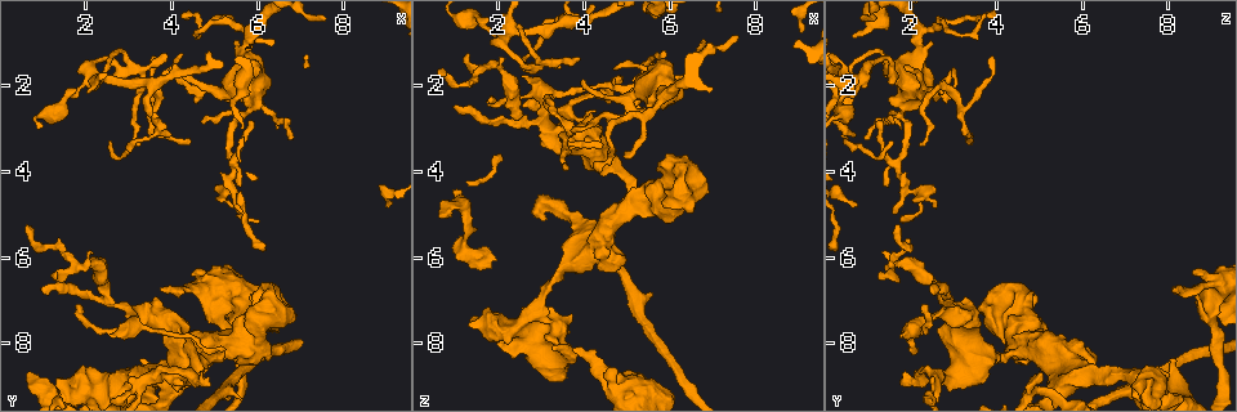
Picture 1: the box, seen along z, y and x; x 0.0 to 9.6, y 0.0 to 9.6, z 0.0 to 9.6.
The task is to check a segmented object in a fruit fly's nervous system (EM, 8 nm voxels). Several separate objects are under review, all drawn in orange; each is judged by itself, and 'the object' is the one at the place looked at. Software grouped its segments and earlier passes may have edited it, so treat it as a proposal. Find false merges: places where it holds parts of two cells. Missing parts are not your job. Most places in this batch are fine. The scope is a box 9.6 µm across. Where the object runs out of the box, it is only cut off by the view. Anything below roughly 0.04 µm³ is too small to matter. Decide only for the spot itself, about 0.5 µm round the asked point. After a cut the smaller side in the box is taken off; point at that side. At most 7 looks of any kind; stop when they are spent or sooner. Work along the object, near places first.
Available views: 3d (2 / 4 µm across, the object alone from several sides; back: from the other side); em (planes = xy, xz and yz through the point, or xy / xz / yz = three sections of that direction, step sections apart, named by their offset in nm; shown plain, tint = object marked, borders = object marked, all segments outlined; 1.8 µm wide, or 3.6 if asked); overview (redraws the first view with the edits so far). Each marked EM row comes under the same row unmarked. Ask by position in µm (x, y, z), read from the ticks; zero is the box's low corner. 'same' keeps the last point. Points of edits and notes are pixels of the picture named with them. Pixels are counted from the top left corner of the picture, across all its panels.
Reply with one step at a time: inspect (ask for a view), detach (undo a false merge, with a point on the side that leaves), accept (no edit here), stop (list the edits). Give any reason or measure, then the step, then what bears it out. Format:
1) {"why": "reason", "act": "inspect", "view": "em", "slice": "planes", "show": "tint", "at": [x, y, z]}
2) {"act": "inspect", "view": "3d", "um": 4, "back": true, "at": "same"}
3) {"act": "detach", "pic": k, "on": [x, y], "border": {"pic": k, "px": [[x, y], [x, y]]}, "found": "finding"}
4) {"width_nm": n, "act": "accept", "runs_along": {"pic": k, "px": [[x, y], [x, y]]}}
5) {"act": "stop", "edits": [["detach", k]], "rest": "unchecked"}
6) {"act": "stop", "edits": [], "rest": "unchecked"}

{"why": "calibre changes", "act": "inspect", "view": "3d", "um": 4, "back": true, "at": [5.10, 8.20, 4.55]}

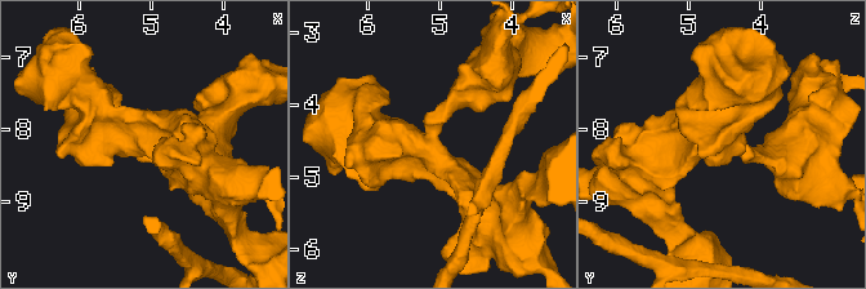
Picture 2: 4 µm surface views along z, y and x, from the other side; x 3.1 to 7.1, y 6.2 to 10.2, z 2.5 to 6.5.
{"act": "inspect", "view": "em", "slice": "planes", "show": "tint", "at": [5.15, 8.25, 4.60]}

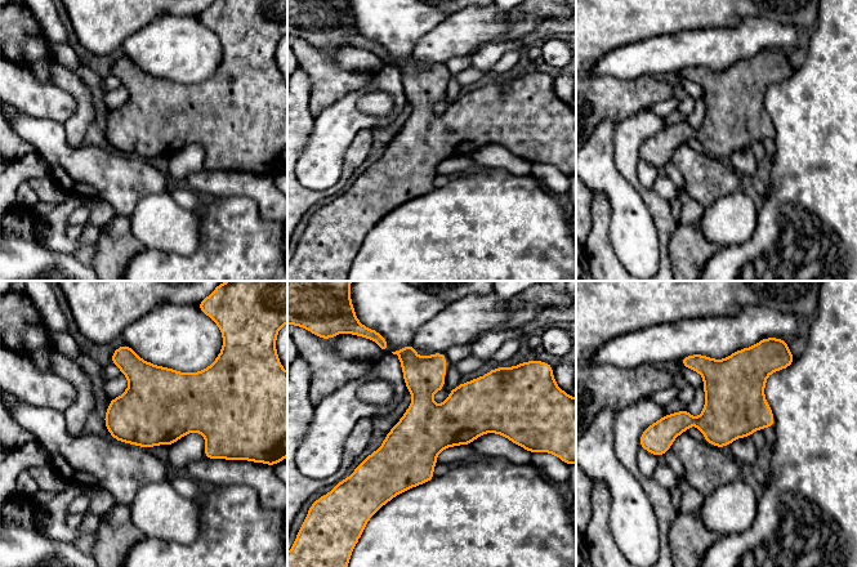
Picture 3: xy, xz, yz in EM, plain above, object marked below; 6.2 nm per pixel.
{"act": "accept", "runs_along": {"pic": 3, "px": [[509, 419], [434, 427], [366, 465]]}, "found": "continuous, no second cell"}

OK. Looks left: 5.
{"why": "sharp bend", "act": "inspect", "view": "3d", "um": 4, "at": [5.05, 6.60, 9.10]}

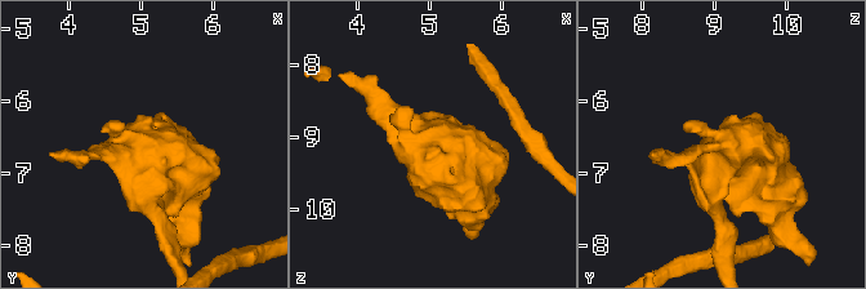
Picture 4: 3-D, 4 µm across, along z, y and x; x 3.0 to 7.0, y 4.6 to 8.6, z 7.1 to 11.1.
{"act": "inspect", "view": "em", "um": 3.6, "slice": "xz", "step": 4, "show": "tint", "at": [5.00, 6.65, 9.05]}

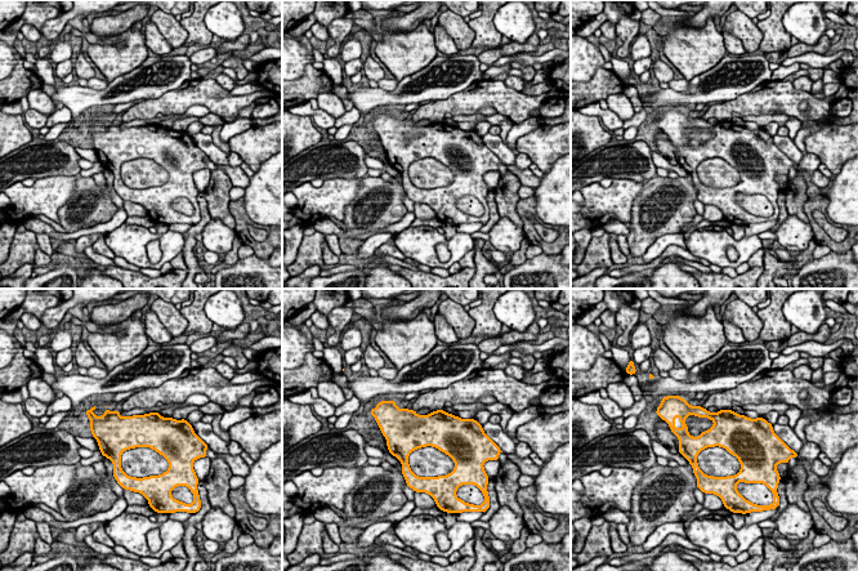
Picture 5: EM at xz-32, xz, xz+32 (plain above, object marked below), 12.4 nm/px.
{"act": "accept", "found": "one cell here"}

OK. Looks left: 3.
{"why": "four arms meet", "act": "inspect", "view": "em", "slice": "planes", "show": "tint", "at": [2.20, 1.80, 0.85]}

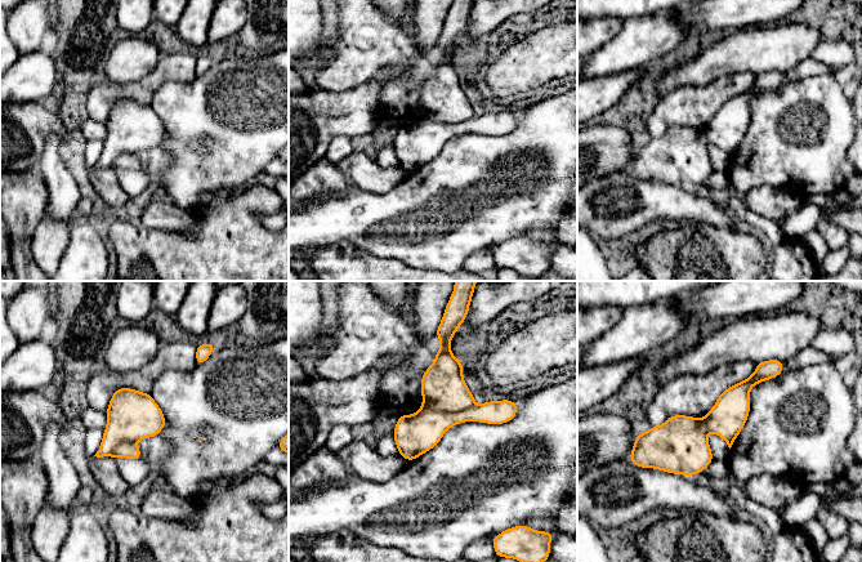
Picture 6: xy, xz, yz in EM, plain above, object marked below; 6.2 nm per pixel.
{"act": "detach", "pic": 6, "on": [443, 388], "border": {"pic": 6, "px": [[474, 404], [452, 411], [421, 409]]}, "found": "a second cell is stuck on"}

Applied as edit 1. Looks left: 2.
{"act": "stop", "edits": [["detach", 6]], "rest": "unchecked"}

